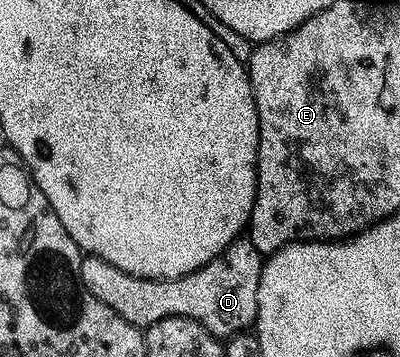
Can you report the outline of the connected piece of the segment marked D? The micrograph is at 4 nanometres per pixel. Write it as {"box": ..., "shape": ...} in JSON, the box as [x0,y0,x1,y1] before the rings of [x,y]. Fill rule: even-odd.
{"box":[79,237,263,341],"shape":[[[238,237],[233,240],[233,244],[223,253],[219,253],[207,265],[187,273],[183,277],[174,279],[144,279],[123,273],[123,269],[115,269],[107,261],[103,261],[94,255],[85,255],[81,261],[79,277],[81,283],[91,293],[91,297],[99,297],[103,305],[115,309],[123,321],[131,321],[131,325],[139,328],[147,328],[155,325],[155,321],[163,321],[163,317],[187,317],[199,321],[210,333],[216,335],[218,339],[224,341],[230,335],[244,332],[252,328],[257,322],[257,294],[259,293],[259,281],[261,280],[261,268],[263,266],[263,257],[255,249],[255,245],[249,243],[248,238]]]}

